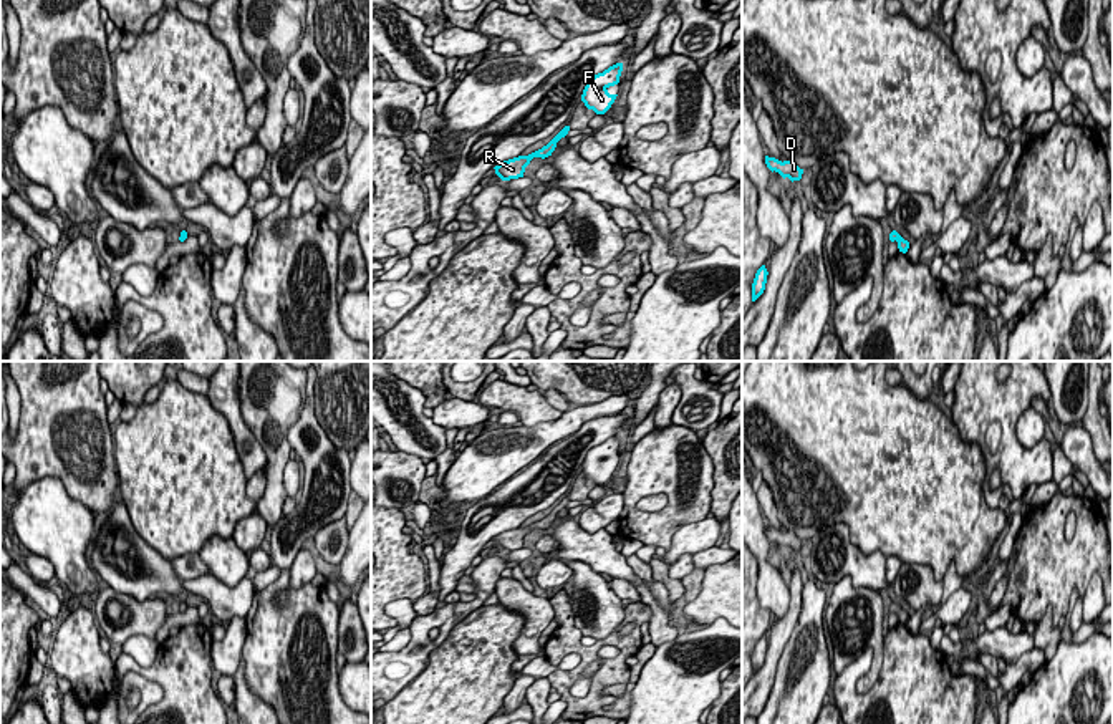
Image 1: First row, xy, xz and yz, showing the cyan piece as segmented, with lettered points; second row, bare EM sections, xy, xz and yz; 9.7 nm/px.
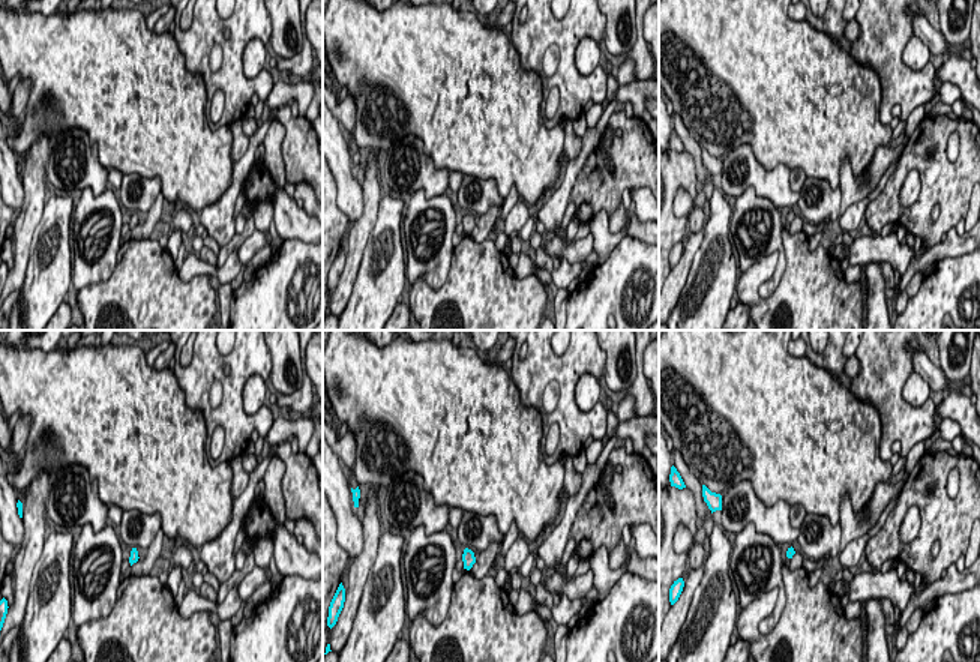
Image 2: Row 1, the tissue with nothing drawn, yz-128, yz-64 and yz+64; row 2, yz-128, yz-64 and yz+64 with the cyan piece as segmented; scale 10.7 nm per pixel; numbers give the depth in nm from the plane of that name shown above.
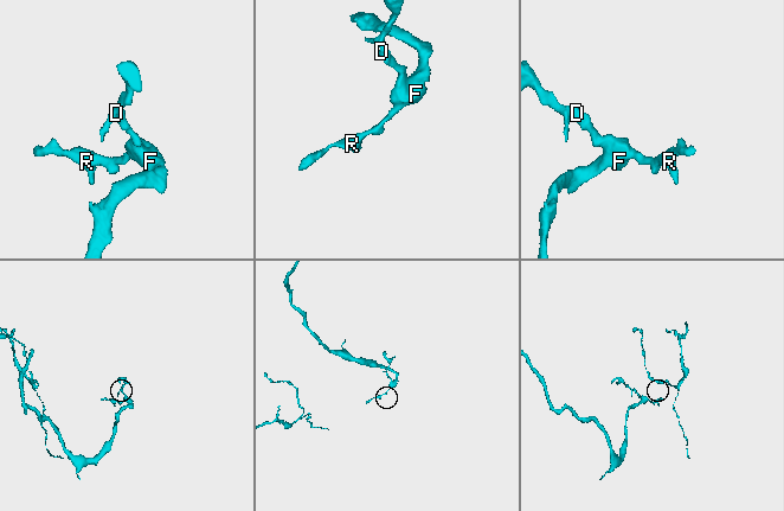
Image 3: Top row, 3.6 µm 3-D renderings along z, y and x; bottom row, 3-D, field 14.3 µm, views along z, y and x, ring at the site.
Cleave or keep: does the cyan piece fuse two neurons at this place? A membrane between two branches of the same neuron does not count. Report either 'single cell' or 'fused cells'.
single cell

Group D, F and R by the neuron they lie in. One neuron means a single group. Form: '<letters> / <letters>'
D F R

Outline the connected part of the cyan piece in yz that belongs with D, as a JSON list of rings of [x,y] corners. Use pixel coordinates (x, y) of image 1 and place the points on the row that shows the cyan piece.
[[[765,156],[767,167],[773,172],[778,172],[783,179],[788,177],[792,182],[800,181],[803,169],[800,169],[795,161],[778,161],[775,157]]]

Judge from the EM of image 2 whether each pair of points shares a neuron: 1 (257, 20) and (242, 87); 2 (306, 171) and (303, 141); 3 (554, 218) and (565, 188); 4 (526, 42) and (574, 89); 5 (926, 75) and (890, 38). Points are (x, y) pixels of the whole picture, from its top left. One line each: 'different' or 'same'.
1: same
2: same
3: same
4: same
5: same

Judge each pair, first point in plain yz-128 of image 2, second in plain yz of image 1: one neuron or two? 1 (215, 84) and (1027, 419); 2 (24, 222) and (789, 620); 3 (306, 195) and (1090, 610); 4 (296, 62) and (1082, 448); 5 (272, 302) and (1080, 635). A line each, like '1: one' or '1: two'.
1: two
2: one
3: one
4: two
5: two

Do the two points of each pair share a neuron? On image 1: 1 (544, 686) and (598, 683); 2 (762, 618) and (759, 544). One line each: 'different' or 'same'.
1: different
2: different

